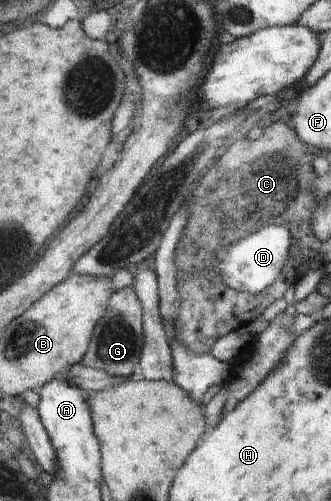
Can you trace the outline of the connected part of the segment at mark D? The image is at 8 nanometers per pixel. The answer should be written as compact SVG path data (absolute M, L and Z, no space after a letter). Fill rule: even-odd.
M268 225L224 248L216 256L216 272L222 282L234 290L258 294L279 276L291 253L291 232L284 225Z

